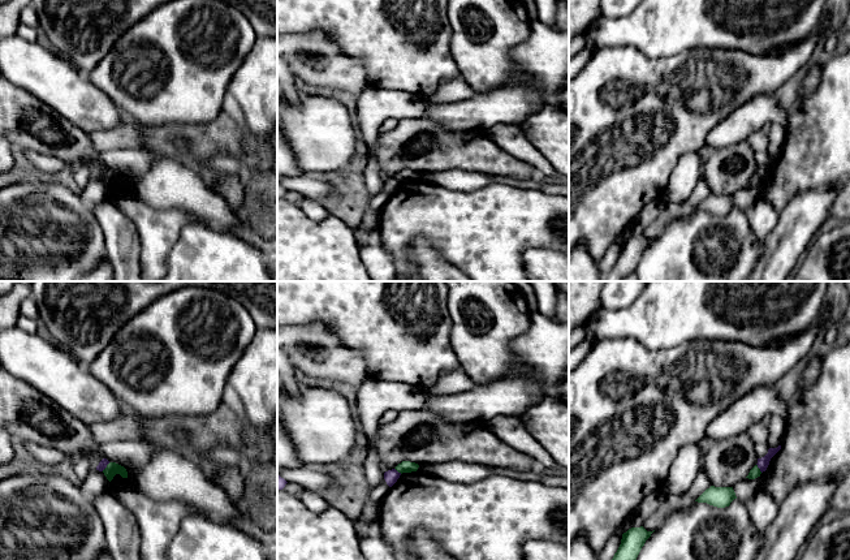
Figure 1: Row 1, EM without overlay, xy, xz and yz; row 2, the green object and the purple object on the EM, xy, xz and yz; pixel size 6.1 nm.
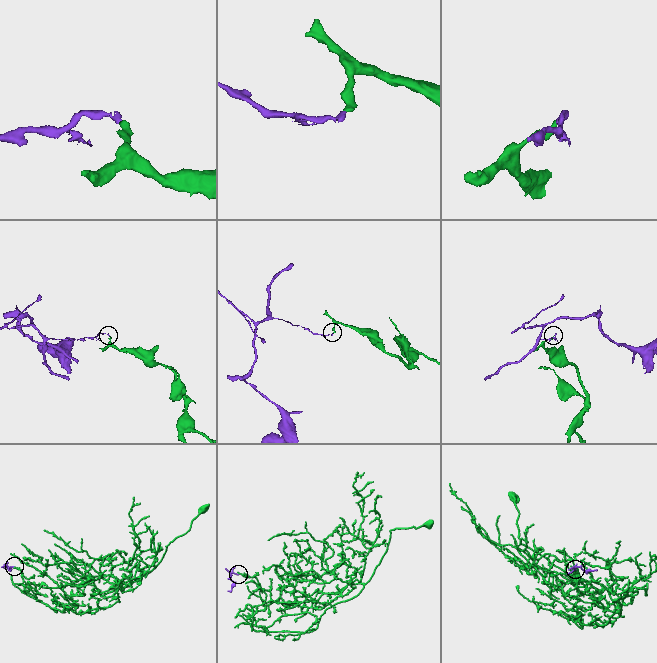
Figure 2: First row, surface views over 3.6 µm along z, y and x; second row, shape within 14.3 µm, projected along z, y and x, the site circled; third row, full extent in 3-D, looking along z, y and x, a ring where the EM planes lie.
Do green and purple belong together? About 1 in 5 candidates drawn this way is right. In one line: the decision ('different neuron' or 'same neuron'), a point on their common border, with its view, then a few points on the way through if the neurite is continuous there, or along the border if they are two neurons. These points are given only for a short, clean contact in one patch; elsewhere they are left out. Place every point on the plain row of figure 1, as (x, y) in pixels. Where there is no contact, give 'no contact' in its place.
different neuron | xy (107, 175) | along xy (109, 171), (102, 179)

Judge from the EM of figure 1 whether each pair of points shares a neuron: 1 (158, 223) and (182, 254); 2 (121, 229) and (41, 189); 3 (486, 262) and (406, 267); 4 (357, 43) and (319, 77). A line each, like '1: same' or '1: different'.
1: different
2: different
3: same
4: different

